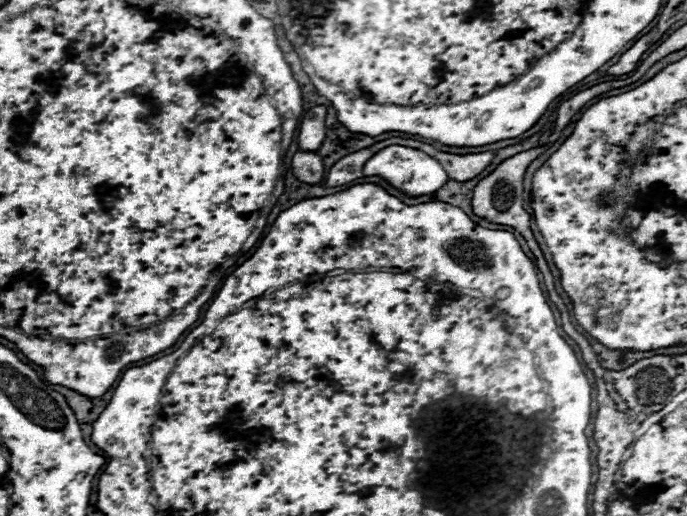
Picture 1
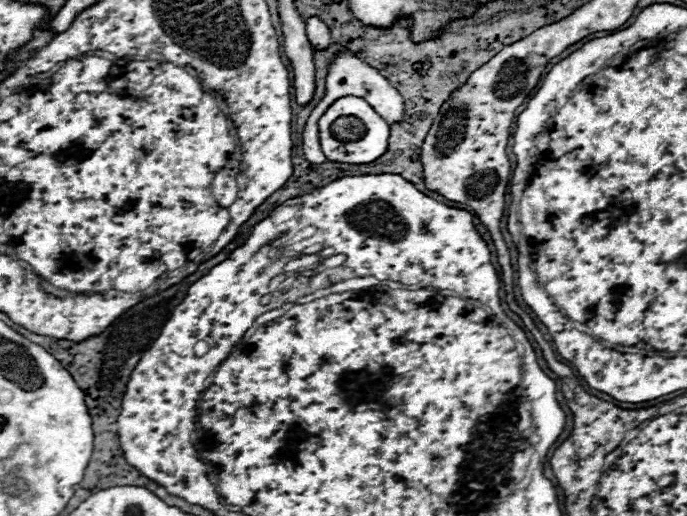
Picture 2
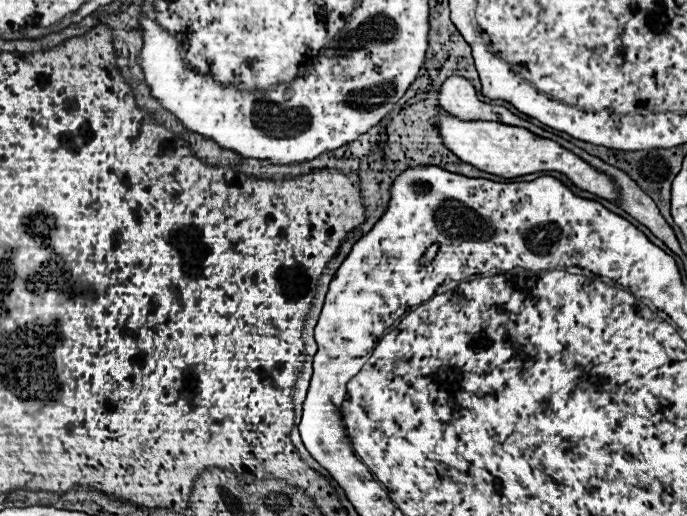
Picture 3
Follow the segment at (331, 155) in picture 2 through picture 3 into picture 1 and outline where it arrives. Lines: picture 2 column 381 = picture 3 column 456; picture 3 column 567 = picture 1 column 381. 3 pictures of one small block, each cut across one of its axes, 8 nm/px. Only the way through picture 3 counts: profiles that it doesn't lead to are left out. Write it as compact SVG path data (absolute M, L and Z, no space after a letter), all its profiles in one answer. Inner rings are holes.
M386 146L380 152L376 152L364 166L364 174L366 176L382 176L384 180L388 180L394 188L402 190L408 196L420 196L420 194L432 194L438 190L438 186L442 186L448 180L448 174L442 170L442 166L430 158L428 154L424 154L422 150L410 148L410 146Z

